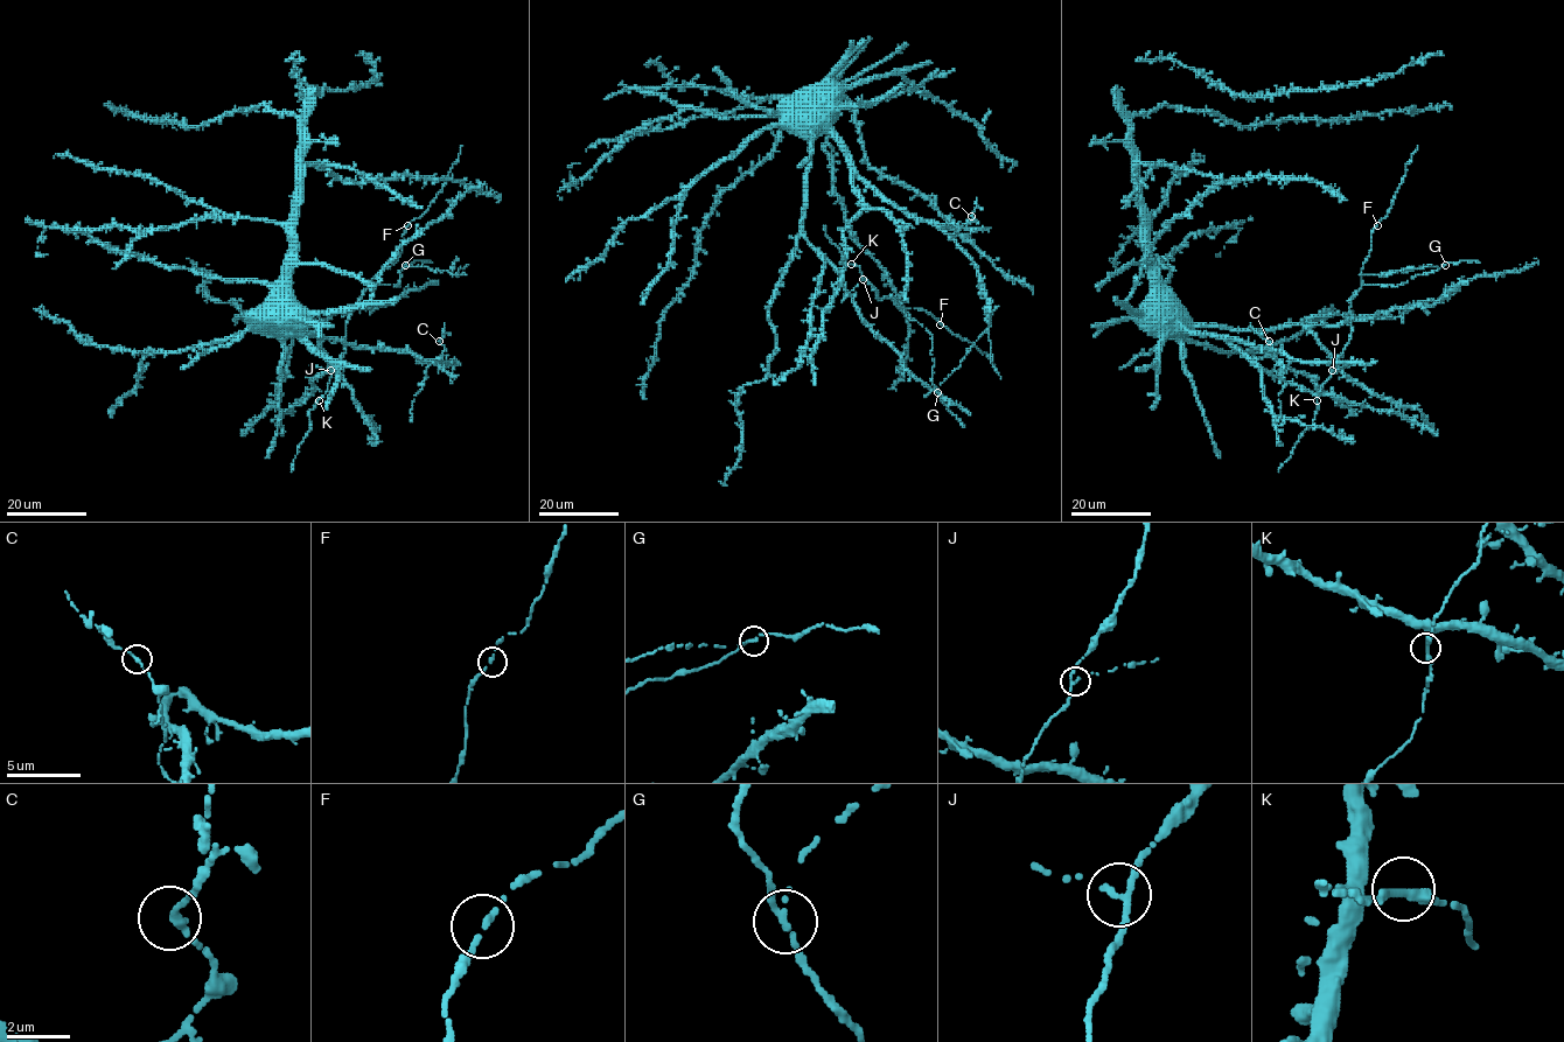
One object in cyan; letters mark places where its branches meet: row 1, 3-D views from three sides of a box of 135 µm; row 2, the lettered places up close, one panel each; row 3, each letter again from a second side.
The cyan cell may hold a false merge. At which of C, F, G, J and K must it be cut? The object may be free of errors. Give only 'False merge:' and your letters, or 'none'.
False merge: G

